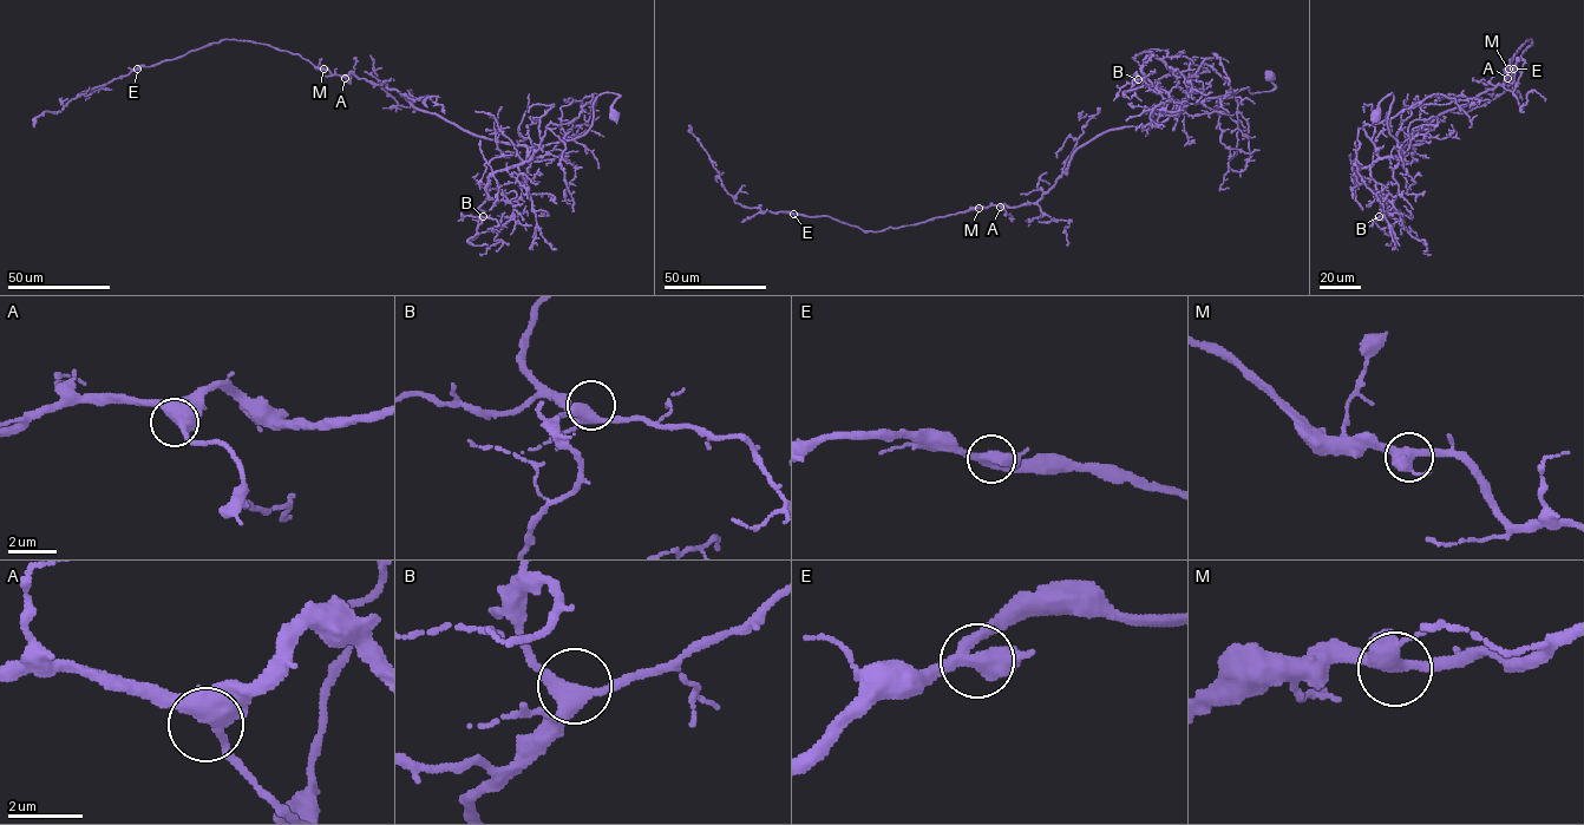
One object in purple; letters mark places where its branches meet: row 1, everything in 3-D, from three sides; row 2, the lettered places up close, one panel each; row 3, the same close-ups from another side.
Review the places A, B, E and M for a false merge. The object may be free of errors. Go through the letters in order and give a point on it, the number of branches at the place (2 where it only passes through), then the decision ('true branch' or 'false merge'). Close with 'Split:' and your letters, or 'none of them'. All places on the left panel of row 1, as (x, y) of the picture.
A: at (345, 78); 3 branches meet; true branch
B: at (483, 216); 3 branches meet; true branch
E: at (137, 69); 3 branches meet; true branch
M: at (324, 69); 3 branches meet; true branch
Split: none of them

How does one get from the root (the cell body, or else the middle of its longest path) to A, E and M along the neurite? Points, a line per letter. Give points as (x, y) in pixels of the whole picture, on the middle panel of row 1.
A: (1269, 76), (1270, 91), (1248, 87), (1185, 102), (1159, 123), (1103, 132), (1074, 152), (1036, 202), (1000, 207)
E: (1269, 76), (1270, 91), (1248, 87), (1185, 102), (1159, 123), (1100, 133), (1034, 202), (875, 231), (793, 214)
M: (1269, 76), (1270, 91), (1248, 87), (1185, 102), (1159, 123), (1100, 133), (1035, 202), (979, 208)

